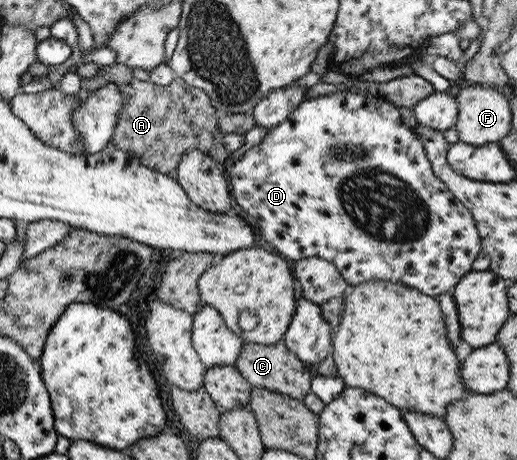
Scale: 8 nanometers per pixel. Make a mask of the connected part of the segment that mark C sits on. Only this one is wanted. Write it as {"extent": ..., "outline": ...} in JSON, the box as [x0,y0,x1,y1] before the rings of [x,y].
{"extent":[234,341,311,400],"outline":[[[282,341],[270,345],[243,343],[234,366],[251,388],[265,388],[301,400],[310,389],[311,368],[301,362]]]}

